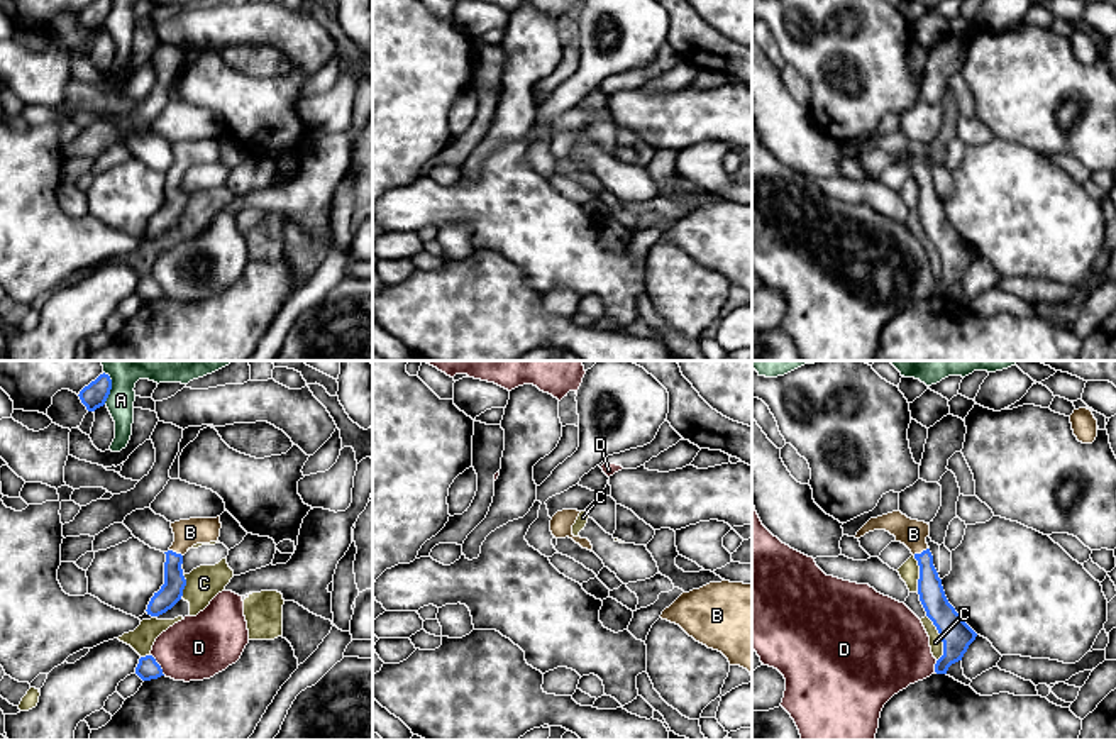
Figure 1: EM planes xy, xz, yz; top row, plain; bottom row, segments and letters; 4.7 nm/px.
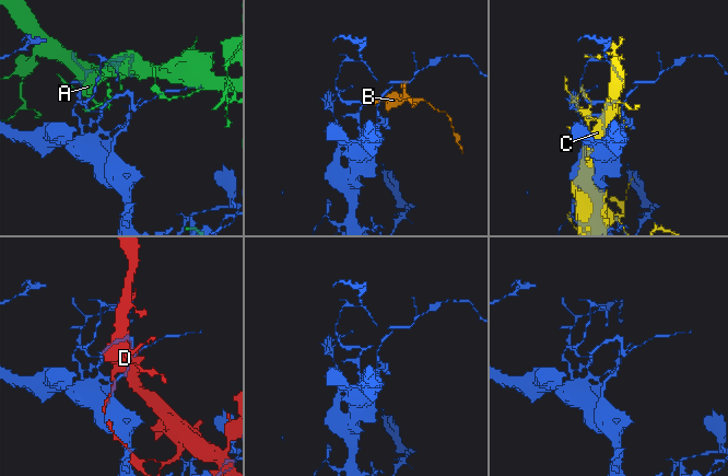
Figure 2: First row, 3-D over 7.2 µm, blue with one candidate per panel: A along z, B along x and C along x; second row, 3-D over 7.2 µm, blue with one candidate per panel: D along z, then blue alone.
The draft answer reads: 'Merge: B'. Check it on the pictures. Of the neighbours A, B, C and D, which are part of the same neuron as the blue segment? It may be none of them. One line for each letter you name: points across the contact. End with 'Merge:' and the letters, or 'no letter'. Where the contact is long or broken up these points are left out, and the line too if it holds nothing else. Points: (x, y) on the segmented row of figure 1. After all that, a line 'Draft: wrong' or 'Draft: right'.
B: Path across: yz (930, 590), (922, 552), (913, 534)
Merge: B
Draft: right

